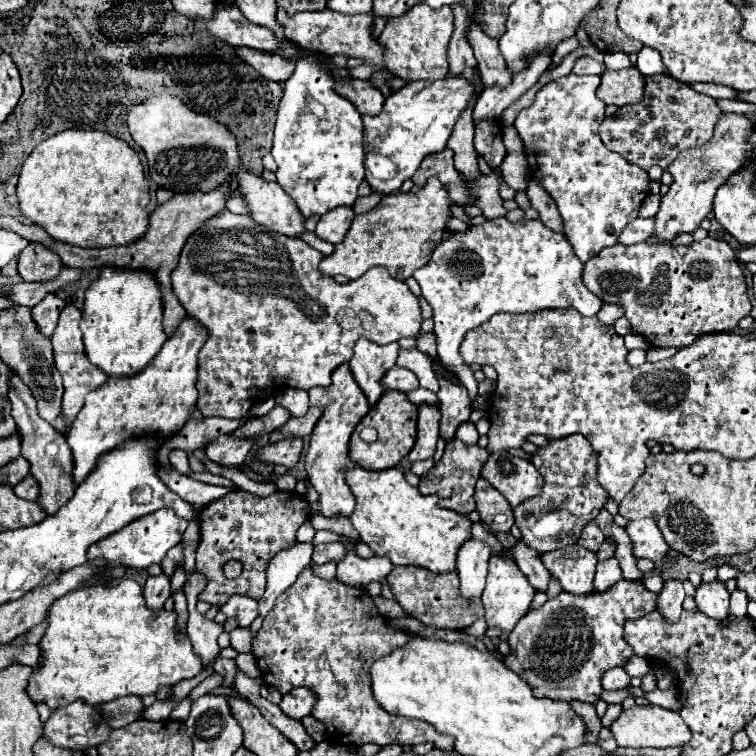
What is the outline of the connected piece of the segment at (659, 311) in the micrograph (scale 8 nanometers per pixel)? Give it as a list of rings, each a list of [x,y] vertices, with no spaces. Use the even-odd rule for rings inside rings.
[[[704,238],[690,246],[672,246],[672,244],[632,244],[632,246],[610,246],[604,248],[598,256],[584,264],[582,272],[586,288],[596,294],[602,302],[620,304],[626,310],[626,318],[632,324],[636,334],[642,334],[652,346],[658,348],[684,348],[690,346],[698,336],[708,332],[722,332],[736,328],[740,318],[748,316],[752,306],[748,300],[748,288],[740,264],[736,262],[734,250],[714,238]]]

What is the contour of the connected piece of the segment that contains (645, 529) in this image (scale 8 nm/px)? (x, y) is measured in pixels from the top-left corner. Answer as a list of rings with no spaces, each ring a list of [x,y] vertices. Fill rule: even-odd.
[[[632,520],[628,522],[626,532],[634,544],[636,558],[648,558],[652,562],[662,562],[666,558],[670,548],[662,540],[662,534],[652,520]]]

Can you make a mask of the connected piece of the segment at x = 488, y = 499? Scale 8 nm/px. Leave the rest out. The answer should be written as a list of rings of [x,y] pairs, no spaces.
[[[478,480],[476,484],[476,504],[480,522],[488,526],[492,532],[510,532],[514,526],[512,506],[506,504],[506,498],[500,492],[494,492],[486,480]]]

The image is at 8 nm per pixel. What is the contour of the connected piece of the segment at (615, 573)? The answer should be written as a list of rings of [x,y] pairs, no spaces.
[[[608,558],[604,562],[598,562],[596,578],[594,578],[594,590],[596,592],[604,592],[606,588],[614,586],[618,580],[622,580],[622,570],[618,568],[616,558]]]

